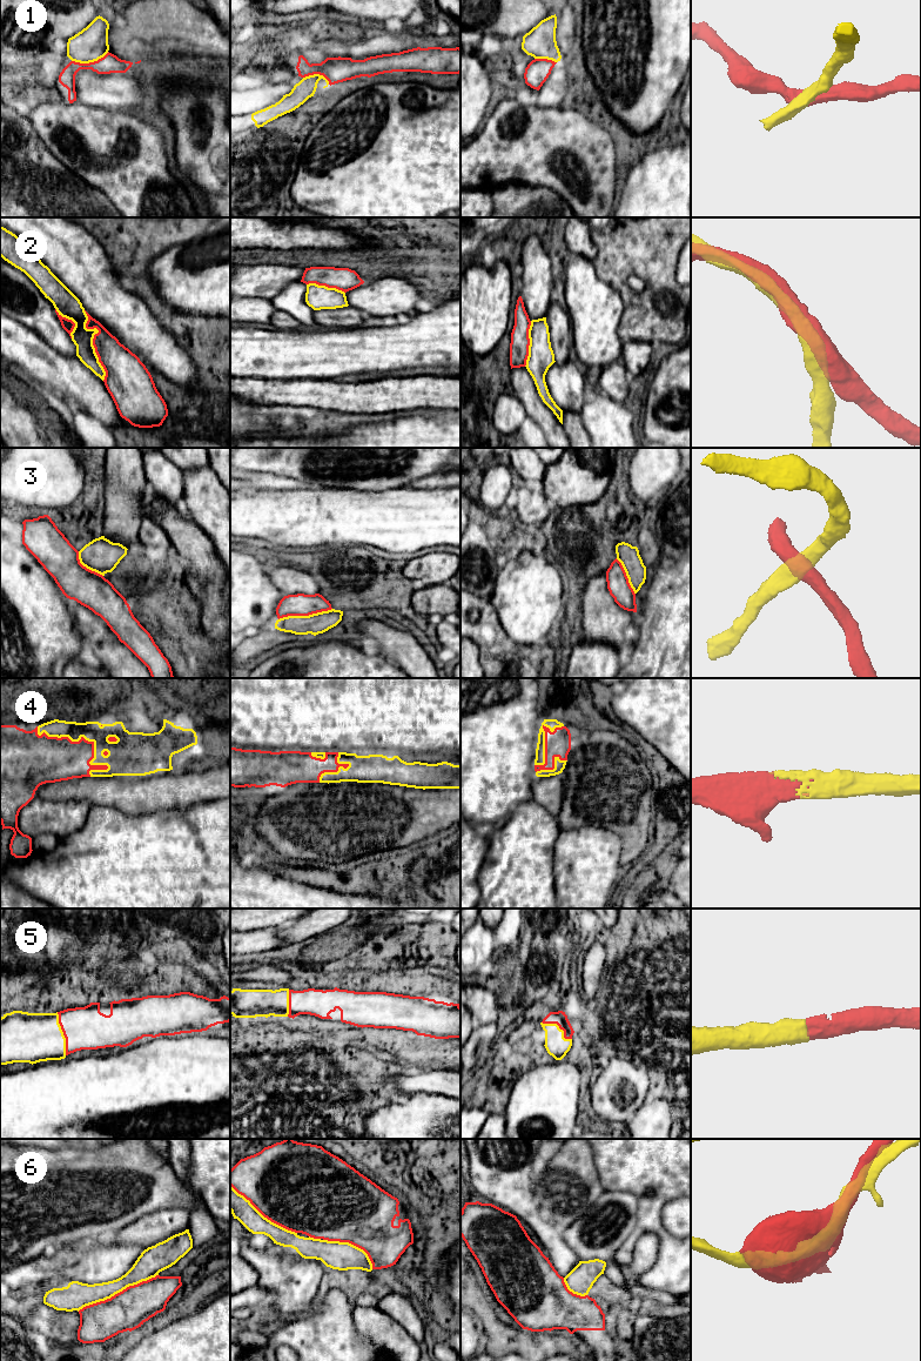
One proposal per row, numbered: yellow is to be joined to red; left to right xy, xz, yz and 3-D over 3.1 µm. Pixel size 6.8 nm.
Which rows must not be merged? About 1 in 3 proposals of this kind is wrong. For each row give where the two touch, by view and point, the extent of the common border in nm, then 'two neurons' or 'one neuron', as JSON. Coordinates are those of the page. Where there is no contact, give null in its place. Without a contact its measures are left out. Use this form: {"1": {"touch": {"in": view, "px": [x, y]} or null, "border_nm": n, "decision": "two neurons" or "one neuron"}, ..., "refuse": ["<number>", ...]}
{"1": {"touch": {"in": "xy", "px": [89, 62]}, "border_nm": 260, "decision": "two neurons"}, "2": {"touch": {"in": "xy", "px": [93, 341]}, "border_nm": 500, "decision": "two neurons"}, "3": {"touch": {"in": "xz", "px": [304, 615]}, "border_nm": 380, "decision": "two neurons"}, "4": {"touch": {"in": "xy", "px": [81, 738]}, "border_nm": 550, "decision": "one neuron"}, "5": {"touch": {"in": "xy", "px": [64, 1033]}, "border_nm": 300, "decision": "one neuron"}, "6": {"touch": {"in": "xy", "px": [118, 1293]}, "border_nm": 600, "decision": "one neuron"}, "refuse": ["1", "2", "3"]}

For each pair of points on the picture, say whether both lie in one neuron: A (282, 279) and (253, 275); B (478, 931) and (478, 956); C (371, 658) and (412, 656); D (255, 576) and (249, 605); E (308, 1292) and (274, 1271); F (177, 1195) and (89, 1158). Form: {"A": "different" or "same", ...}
{"A": "same", "B": "same", "C": "different", "D": "same", "E": "same", "F": "same"}

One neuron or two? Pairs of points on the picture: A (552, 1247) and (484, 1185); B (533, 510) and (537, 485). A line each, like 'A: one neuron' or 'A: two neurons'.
A: one neuron
B: two neurons

